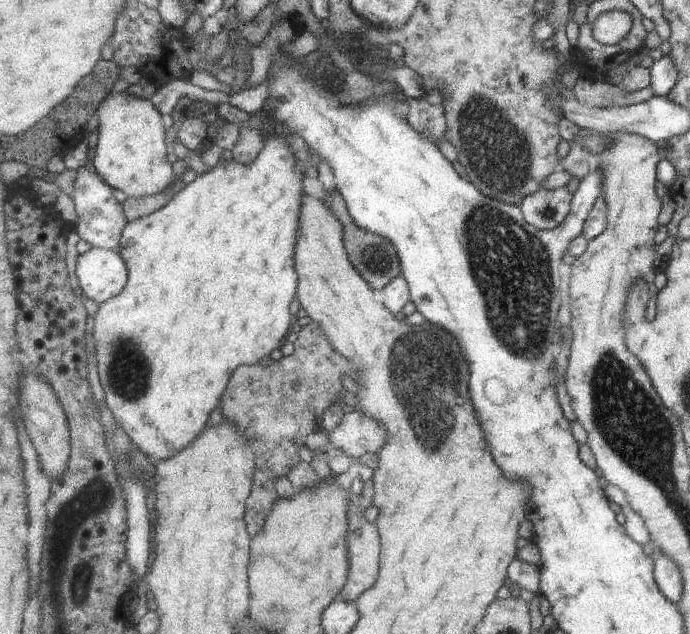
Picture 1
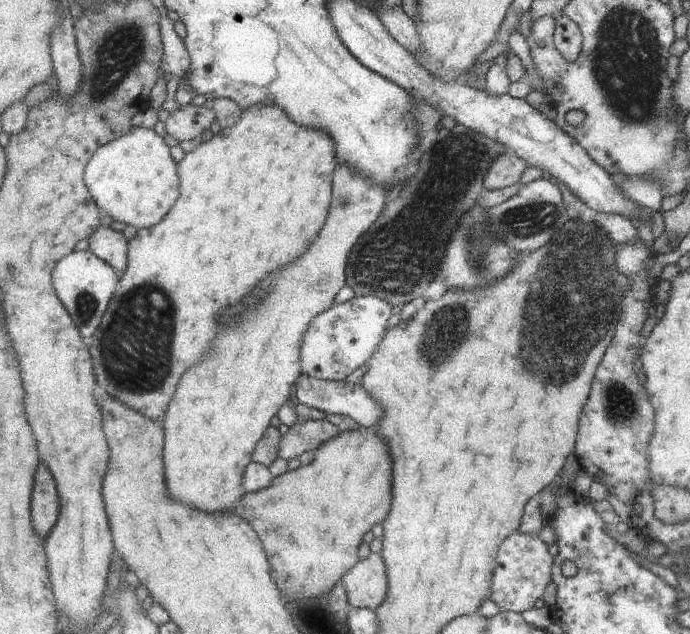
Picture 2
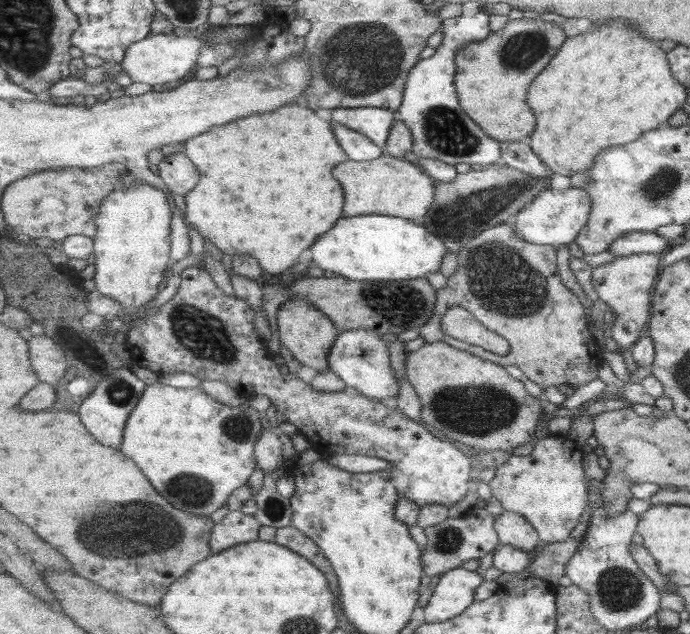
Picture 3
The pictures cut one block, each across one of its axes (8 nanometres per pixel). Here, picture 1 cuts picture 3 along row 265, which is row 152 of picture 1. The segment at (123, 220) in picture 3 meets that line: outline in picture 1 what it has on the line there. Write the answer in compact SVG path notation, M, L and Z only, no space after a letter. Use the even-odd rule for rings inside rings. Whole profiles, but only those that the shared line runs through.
M113 92L99 106L98 142L92 165L101 178L128 196L164 192L177 179L167 150L167 129L163 116L147 98L131 92Z

